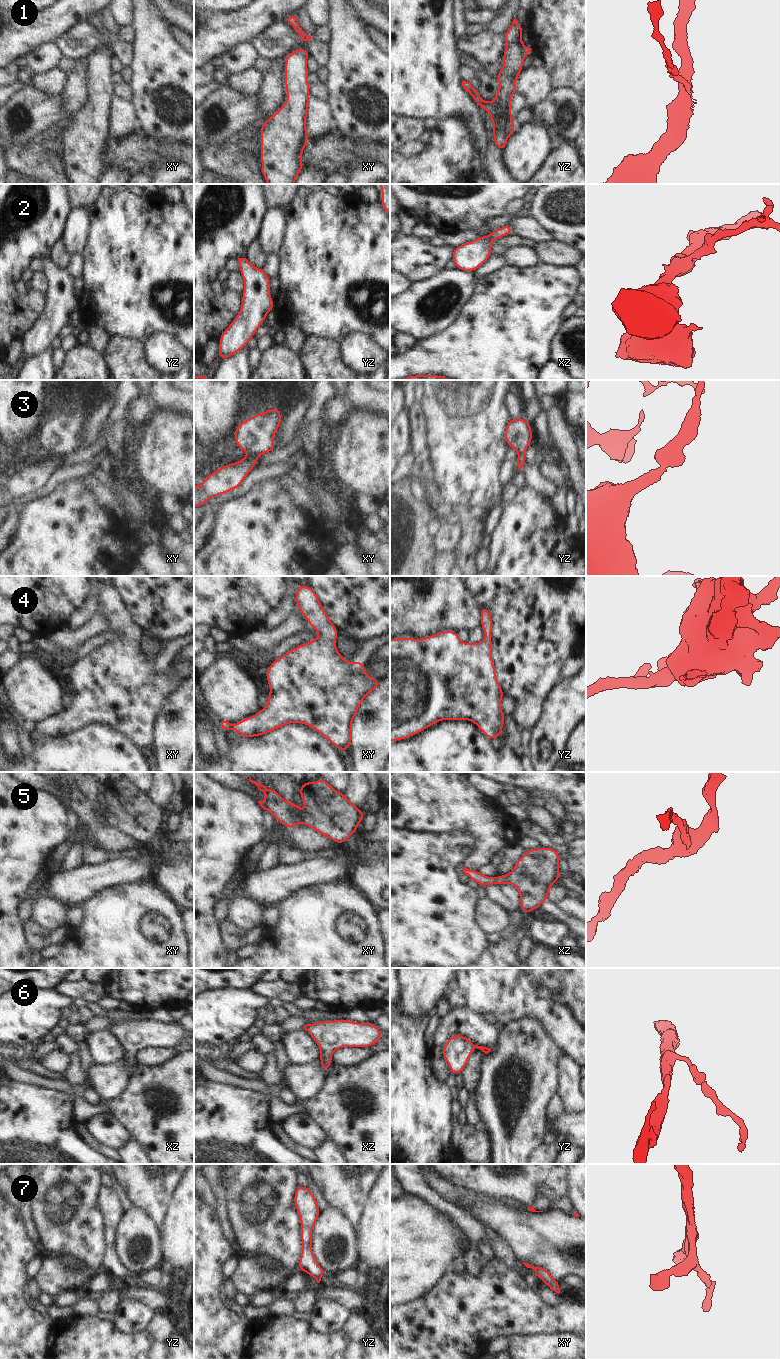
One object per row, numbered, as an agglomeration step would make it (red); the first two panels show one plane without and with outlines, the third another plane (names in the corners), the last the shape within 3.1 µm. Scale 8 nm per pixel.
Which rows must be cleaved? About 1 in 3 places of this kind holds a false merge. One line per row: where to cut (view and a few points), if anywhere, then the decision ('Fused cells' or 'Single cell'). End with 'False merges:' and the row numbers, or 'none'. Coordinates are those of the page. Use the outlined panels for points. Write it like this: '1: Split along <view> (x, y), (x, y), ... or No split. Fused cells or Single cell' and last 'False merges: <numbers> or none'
1: Split along yz (510, 110), (505, 116), (505, 131), (509, 135). Fused cells
2: No split. Single cell
3: No split. Single cell
4: No split. Single cell
5: No split. Single cell
6: No split. Single cell
7: No split. Single cell
False merges: 1.

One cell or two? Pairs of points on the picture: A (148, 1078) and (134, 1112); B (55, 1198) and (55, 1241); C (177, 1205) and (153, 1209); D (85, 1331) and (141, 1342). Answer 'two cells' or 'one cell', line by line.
A: one cell
B: one cell
C: two cells
D: one cell

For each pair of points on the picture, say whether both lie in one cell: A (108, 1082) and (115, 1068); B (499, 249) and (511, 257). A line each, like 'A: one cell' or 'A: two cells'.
A: one cell
B: two cells

